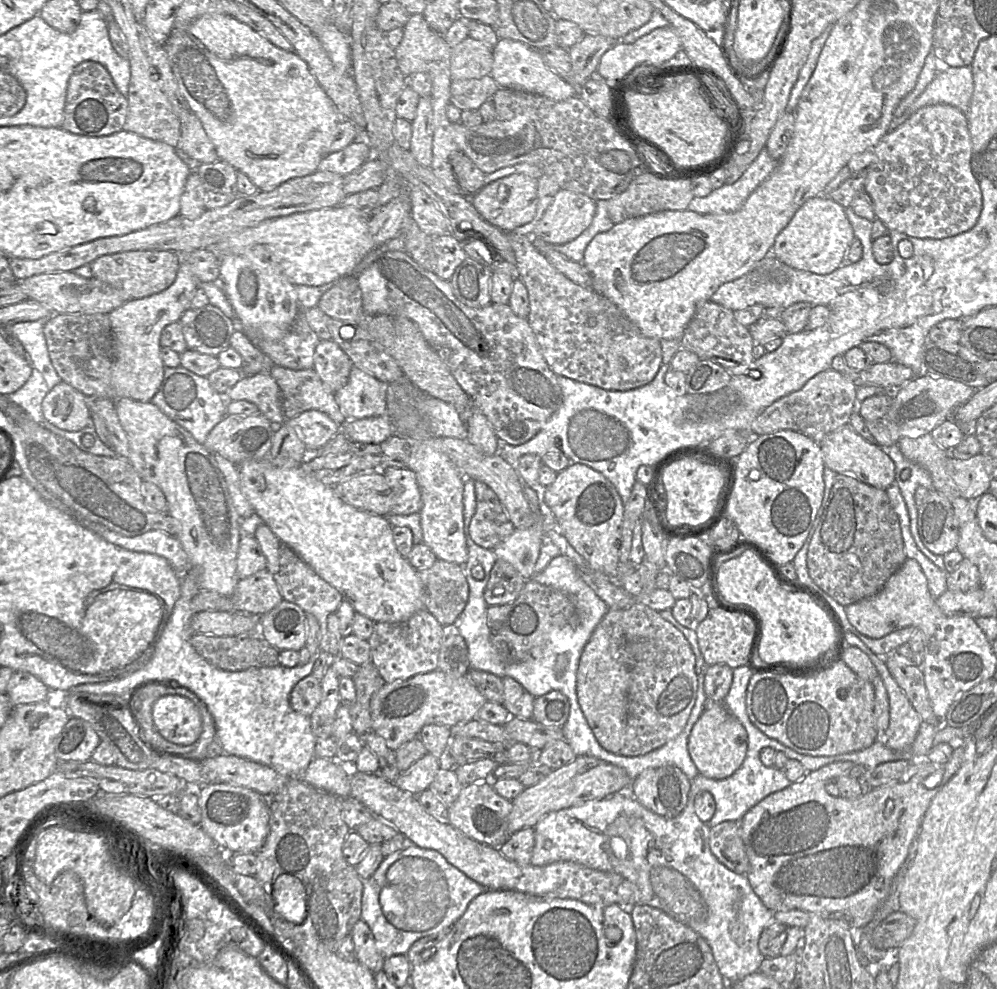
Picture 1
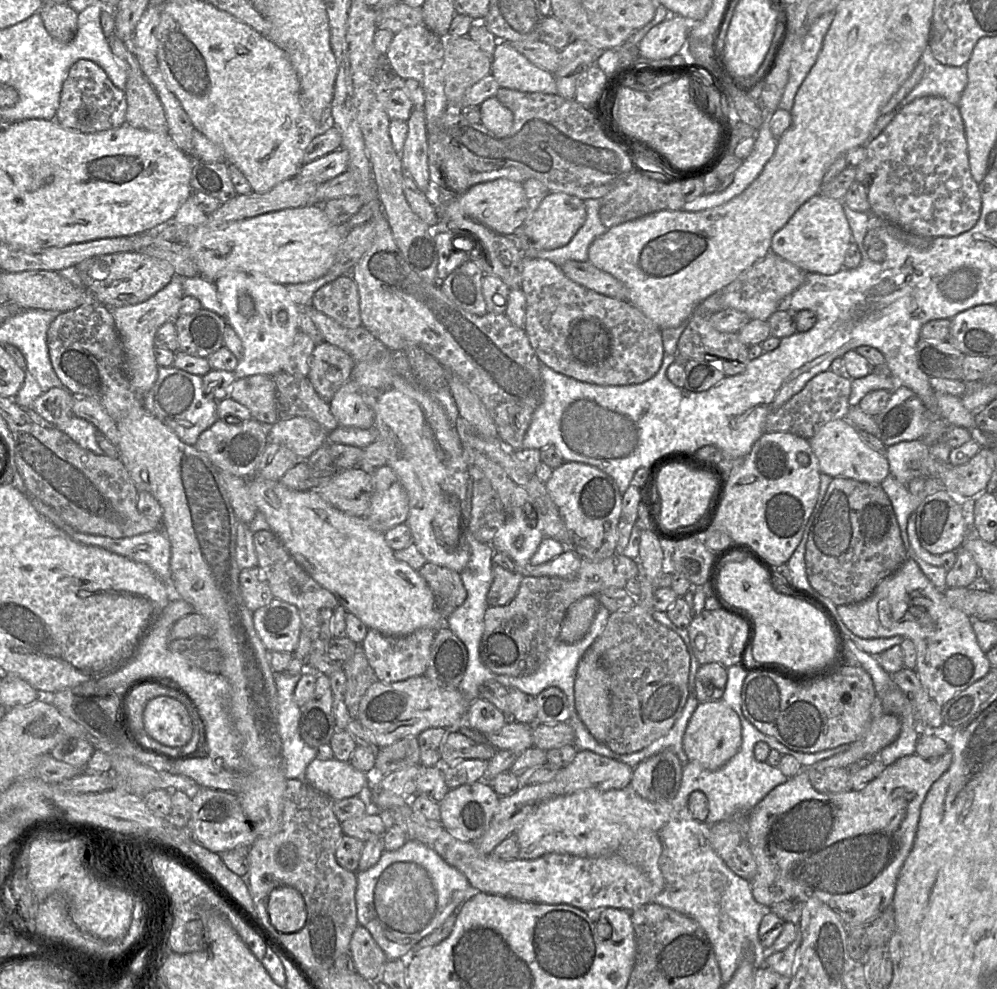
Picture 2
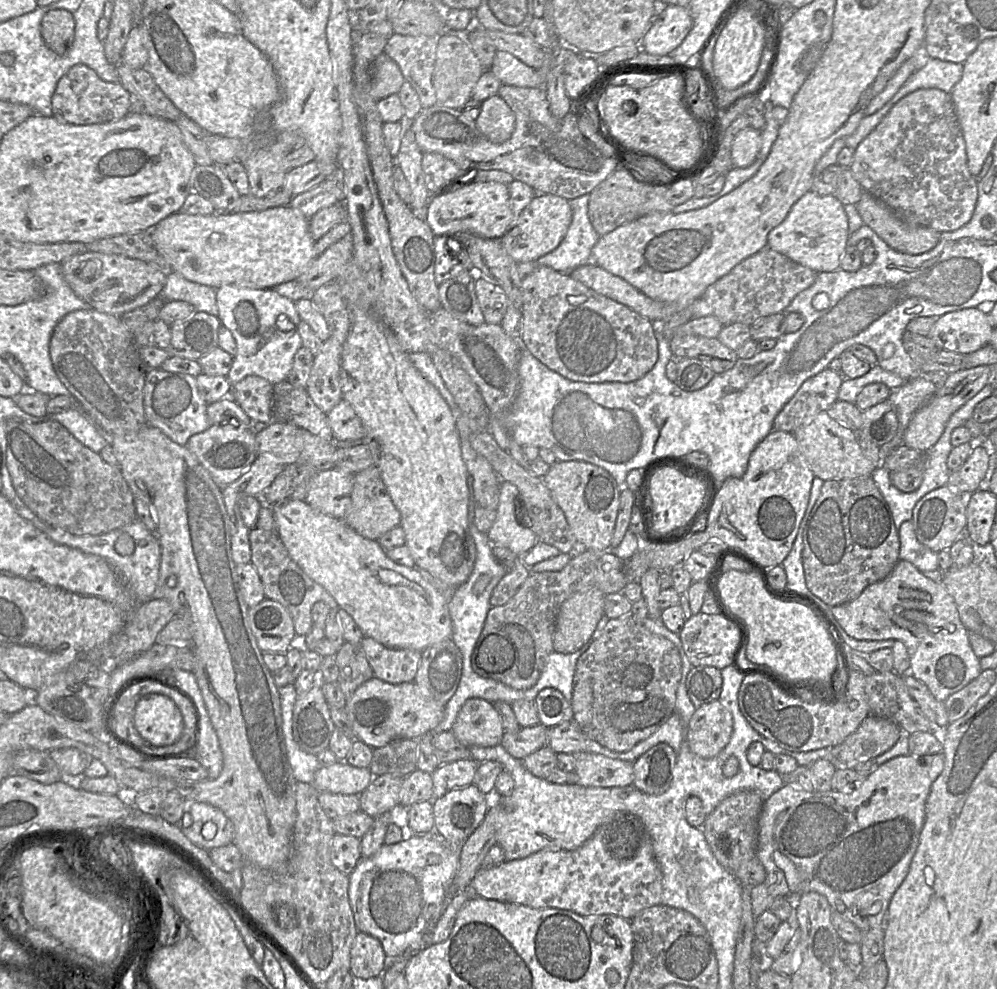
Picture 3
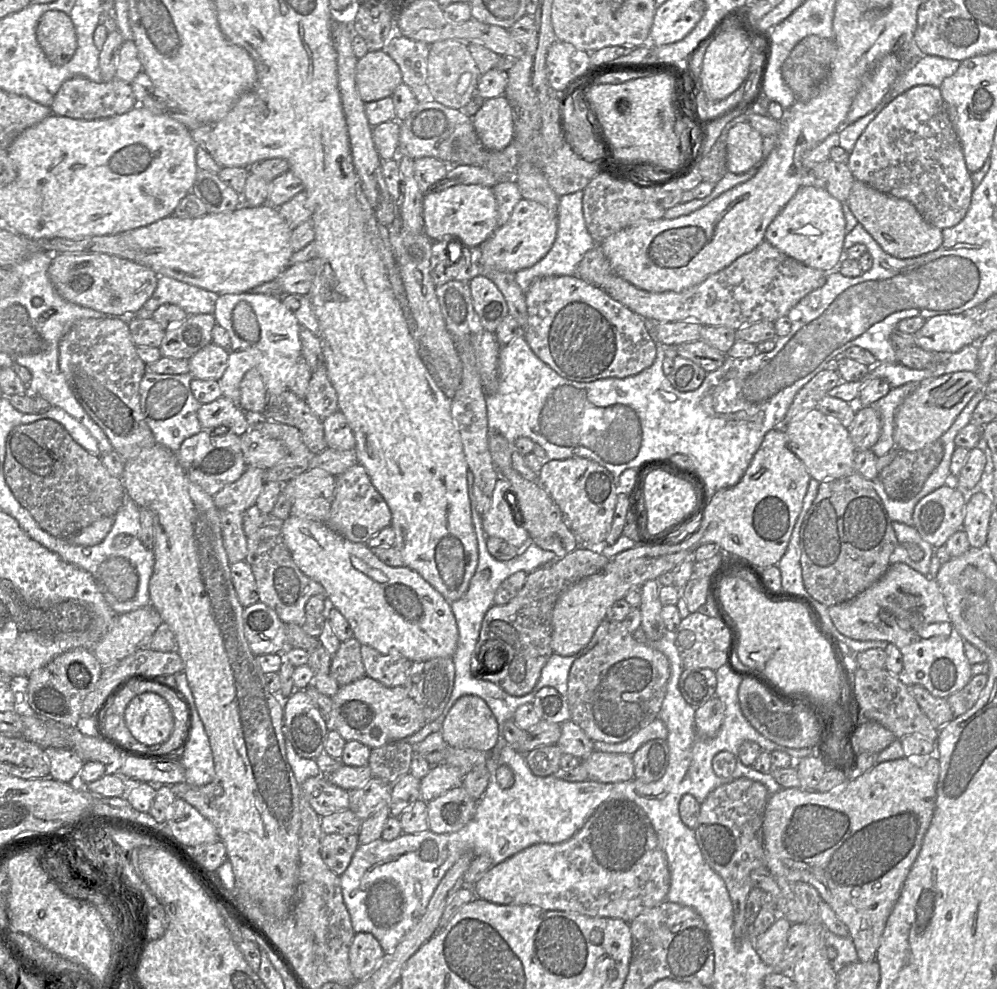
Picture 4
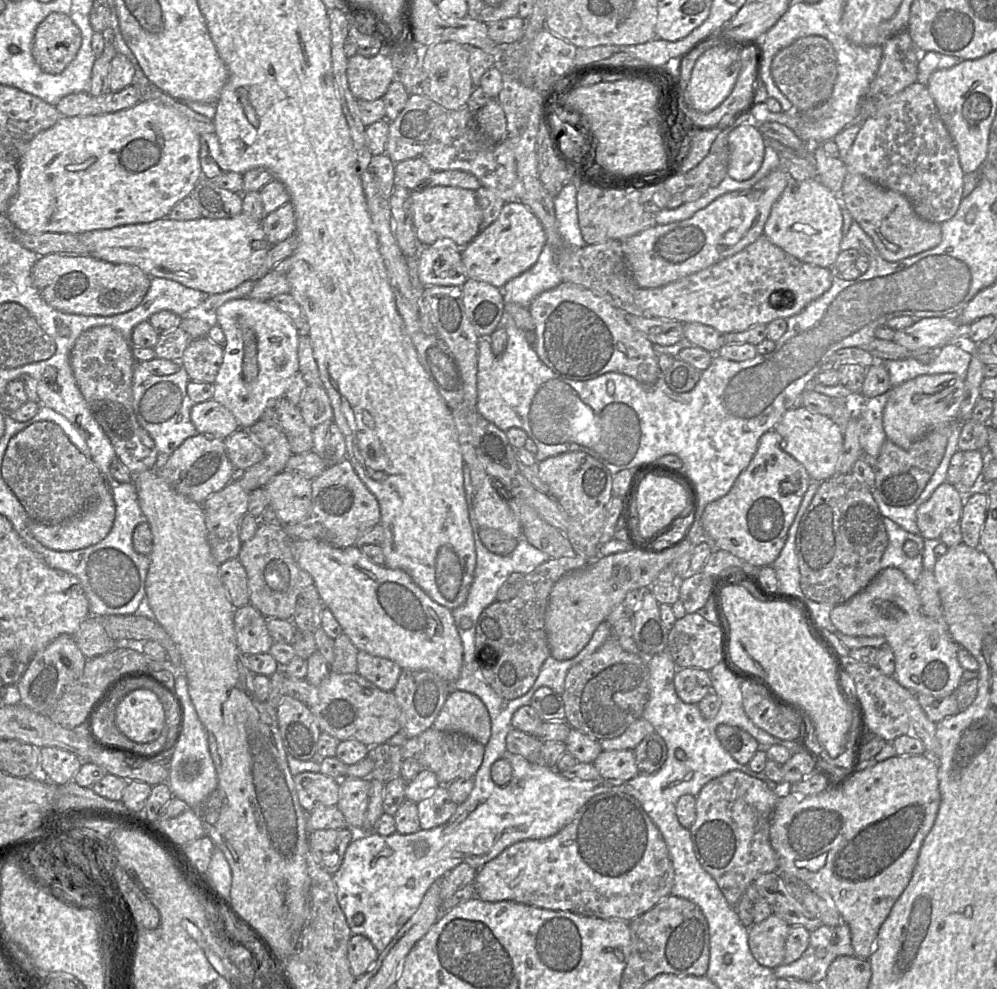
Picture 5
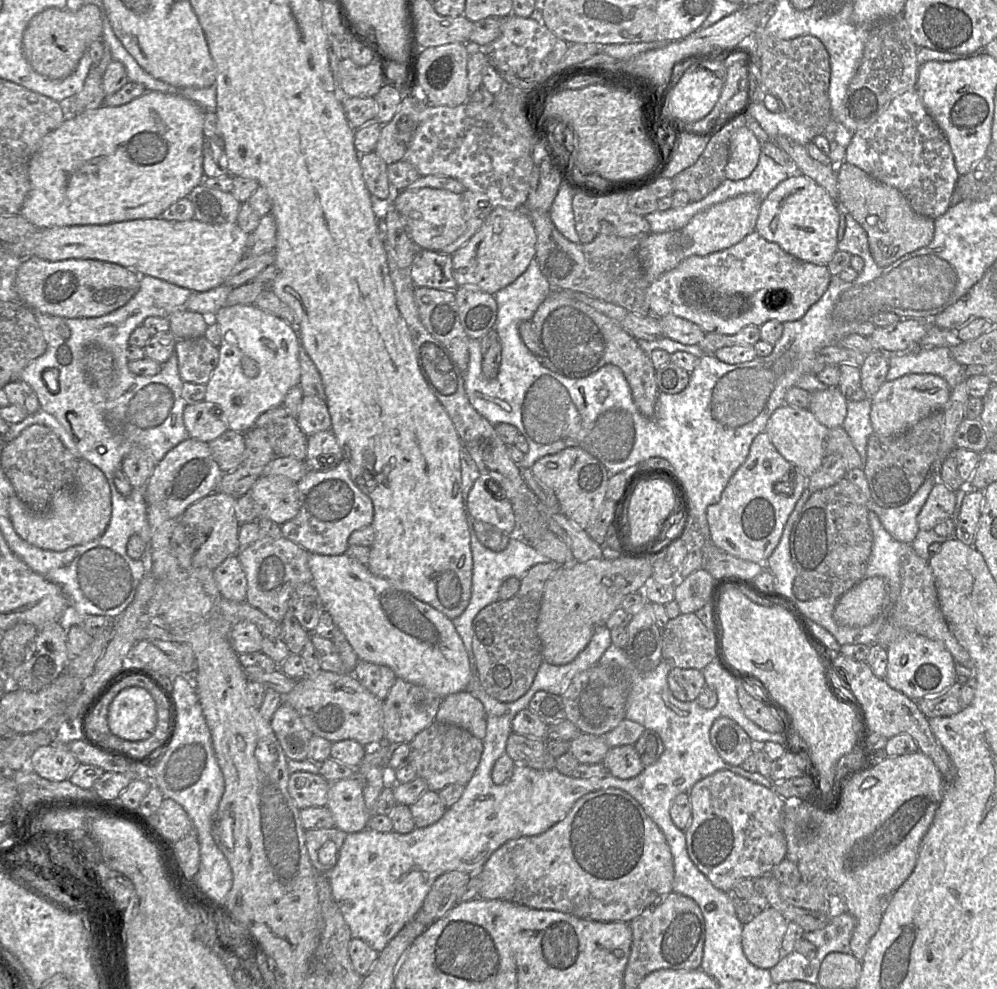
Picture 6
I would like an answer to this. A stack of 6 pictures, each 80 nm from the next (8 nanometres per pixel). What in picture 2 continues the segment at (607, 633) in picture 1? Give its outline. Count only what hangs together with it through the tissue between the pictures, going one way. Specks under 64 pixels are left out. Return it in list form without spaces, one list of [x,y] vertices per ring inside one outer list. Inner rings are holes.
[[[590,647],[577,667],[574,698],[576,711],[583,724],[596,740],[606,745],[612,722],[609,679]]]

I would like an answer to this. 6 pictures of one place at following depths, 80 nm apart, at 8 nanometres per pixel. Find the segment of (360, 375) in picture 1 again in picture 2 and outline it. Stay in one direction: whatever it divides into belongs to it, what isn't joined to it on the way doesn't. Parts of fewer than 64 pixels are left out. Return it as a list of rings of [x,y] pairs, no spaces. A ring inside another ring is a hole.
[[[353,380],[347,381],[329,403],[331,413],[339,426],[362,429],[374,427],[374,413],[363,401]]]

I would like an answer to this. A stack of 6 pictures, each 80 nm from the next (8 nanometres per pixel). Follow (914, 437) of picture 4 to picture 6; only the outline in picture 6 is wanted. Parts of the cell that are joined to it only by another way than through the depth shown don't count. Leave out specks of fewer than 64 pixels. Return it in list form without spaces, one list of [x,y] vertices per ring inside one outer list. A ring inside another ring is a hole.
[[[907,374],[886,380],[871,397],[870,419],[874,433],[884,436],[901,434],[929,414],[945,408],[951,395],[947,381],[935,374]]]

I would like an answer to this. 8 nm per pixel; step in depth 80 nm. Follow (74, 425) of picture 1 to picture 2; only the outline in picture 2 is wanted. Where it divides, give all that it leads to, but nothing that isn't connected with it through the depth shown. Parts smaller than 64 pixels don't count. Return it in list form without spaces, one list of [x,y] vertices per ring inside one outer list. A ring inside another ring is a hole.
[[[64,387],[43,392],[32,405],[32,410],[54,425],[66,422],[73,416],[74,395]]]

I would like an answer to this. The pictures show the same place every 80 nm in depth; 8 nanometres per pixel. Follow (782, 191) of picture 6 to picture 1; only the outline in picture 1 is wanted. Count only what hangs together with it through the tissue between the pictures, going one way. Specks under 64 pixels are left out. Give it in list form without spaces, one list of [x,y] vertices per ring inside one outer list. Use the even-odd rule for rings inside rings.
[[[818,195],[807,200],[794,214],[788,225],[776,236],[771,252],[783,264],[801,271],[829,274],[847,262],[847,252],[854,240],[853,228],[845,208],[828,196]]]

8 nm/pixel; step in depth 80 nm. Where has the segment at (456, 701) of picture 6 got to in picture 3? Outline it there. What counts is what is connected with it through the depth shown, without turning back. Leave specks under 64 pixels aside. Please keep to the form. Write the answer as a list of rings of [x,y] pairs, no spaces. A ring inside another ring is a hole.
[[[470,698],[458,712],[451,732],[466,747],[492,747],[500,745],[504,729],[493,703]]]

